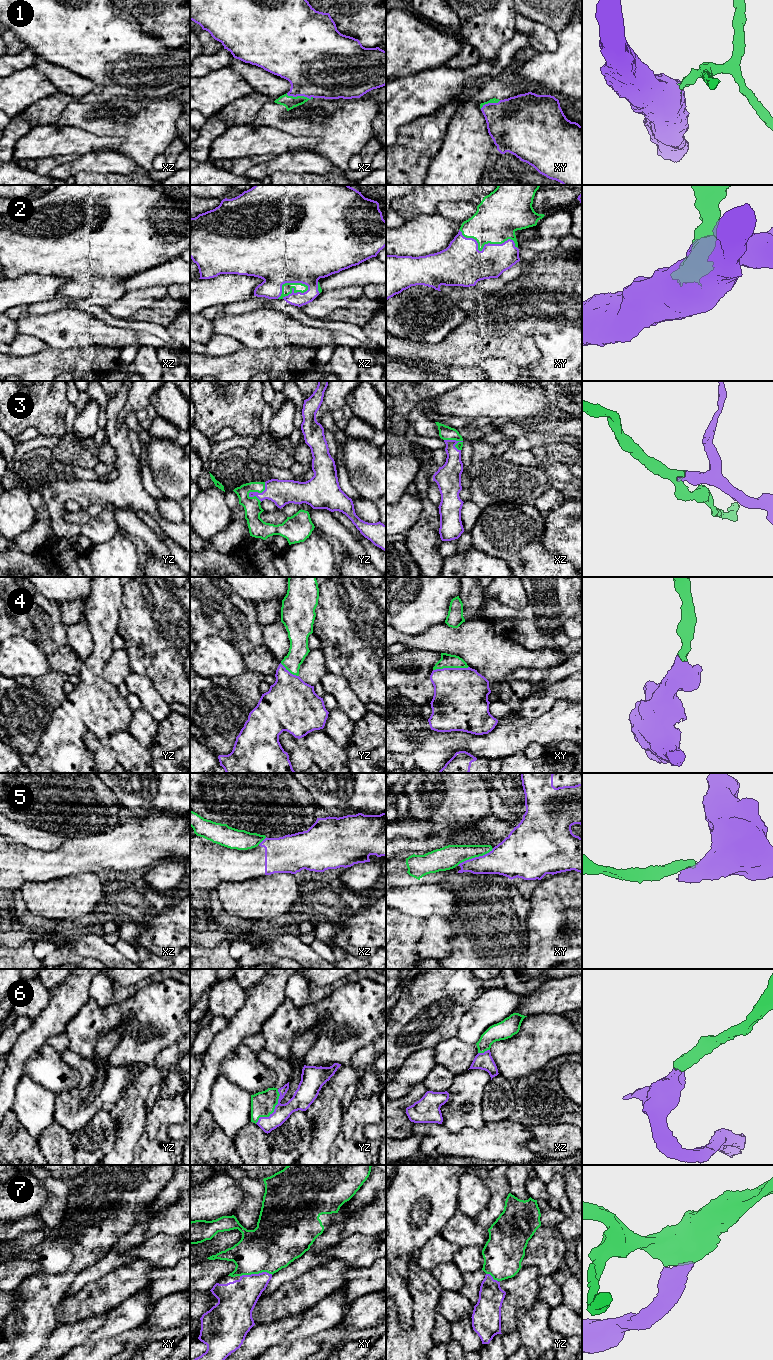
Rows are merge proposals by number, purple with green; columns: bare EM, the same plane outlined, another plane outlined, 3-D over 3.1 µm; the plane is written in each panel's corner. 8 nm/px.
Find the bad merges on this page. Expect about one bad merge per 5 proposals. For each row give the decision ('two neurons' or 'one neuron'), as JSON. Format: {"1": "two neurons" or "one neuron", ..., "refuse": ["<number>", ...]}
{"1": "one neuron", "2": "one neuron", "3": "one neuron", "4": "one neuron", "5": "two neurons", "6": "one neuron", "7": "one neuron", "refuse": ["5"]}

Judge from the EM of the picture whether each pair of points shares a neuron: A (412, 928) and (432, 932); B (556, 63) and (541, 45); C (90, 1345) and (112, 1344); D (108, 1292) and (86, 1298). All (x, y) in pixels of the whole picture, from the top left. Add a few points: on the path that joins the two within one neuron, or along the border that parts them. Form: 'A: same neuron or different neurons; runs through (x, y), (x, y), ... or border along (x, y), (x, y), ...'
A: different neurons; border along (425, 919), (424, 935), (418, 943), (419, 954)
B: different neurons; border along (557, 33), (558, 47), (554, 51), (539, 53)
C: same neuron; runs through (95, 1346), (107, 1346)
D: same neuron; runs through (103, 1294), (99, 1297), (91, 1298)

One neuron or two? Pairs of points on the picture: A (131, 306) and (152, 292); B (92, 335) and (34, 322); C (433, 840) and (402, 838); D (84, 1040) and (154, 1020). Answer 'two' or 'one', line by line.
A: one
B: one
C: one
D: one

